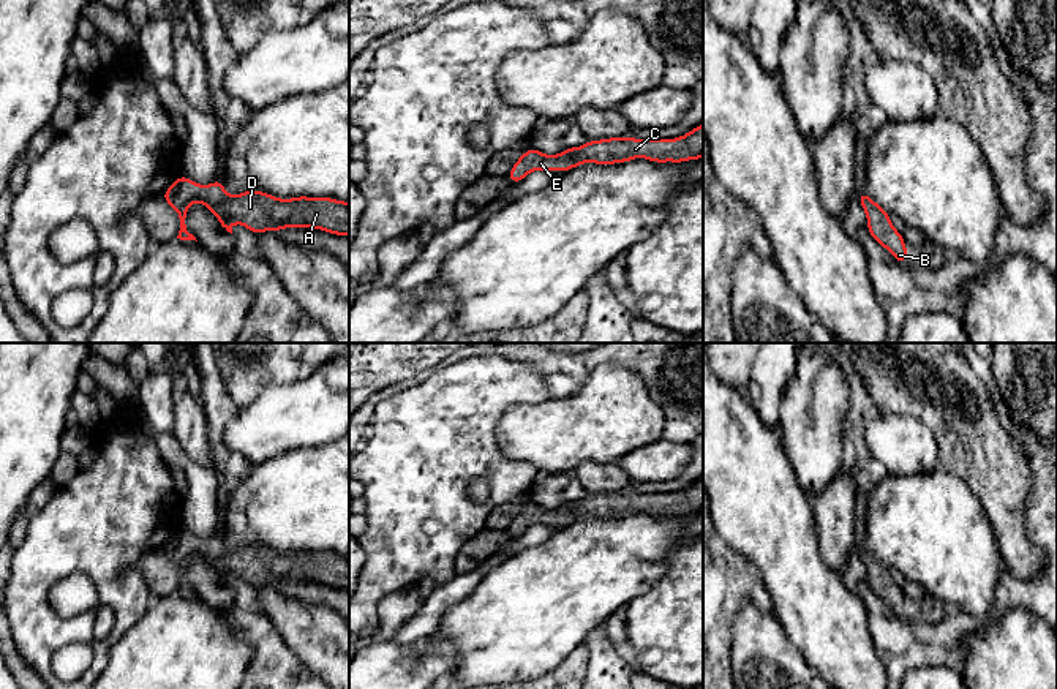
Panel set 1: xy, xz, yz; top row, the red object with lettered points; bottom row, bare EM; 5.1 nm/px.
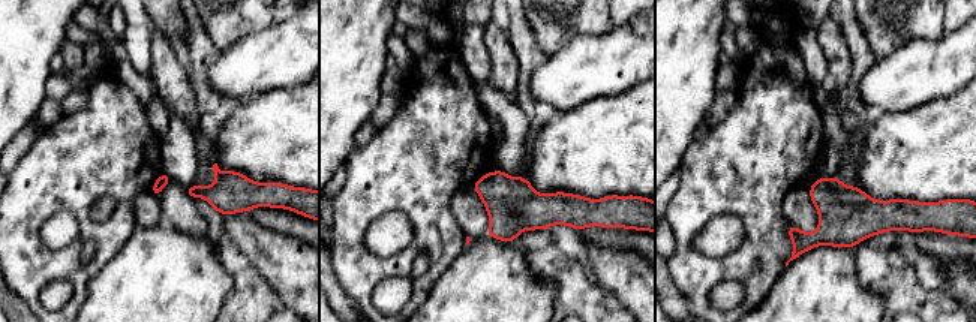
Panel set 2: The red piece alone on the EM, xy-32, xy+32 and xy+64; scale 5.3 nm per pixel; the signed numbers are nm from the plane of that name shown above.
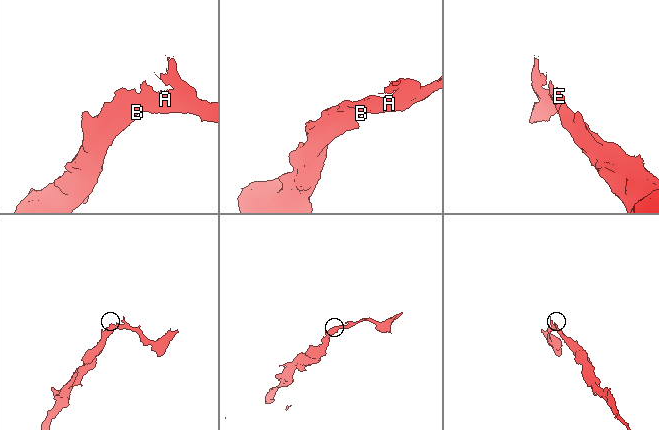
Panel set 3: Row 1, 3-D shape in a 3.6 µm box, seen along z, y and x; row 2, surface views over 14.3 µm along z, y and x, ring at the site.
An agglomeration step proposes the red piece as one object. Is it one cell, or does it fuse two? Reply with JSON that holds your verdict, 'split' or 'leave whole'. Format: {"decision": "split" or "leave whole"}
{"decision": "leave whole"}

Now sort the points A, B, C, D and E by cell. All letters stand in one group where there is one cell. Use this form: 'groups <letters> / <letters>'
groups A B C D E

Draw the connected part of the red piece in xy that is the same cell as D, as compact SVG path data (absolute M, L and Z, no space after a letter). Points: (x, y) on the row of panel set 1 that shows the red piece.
M185 175L175 179L161 196L180 218L180 240L196 240L185 224L193 202L202 202L231 234L232 224L239 223L254 234L314 228L333 235L349 235L349 202L333 198L280 199L259 190L229 196L220 177L210 185L199 185Z

